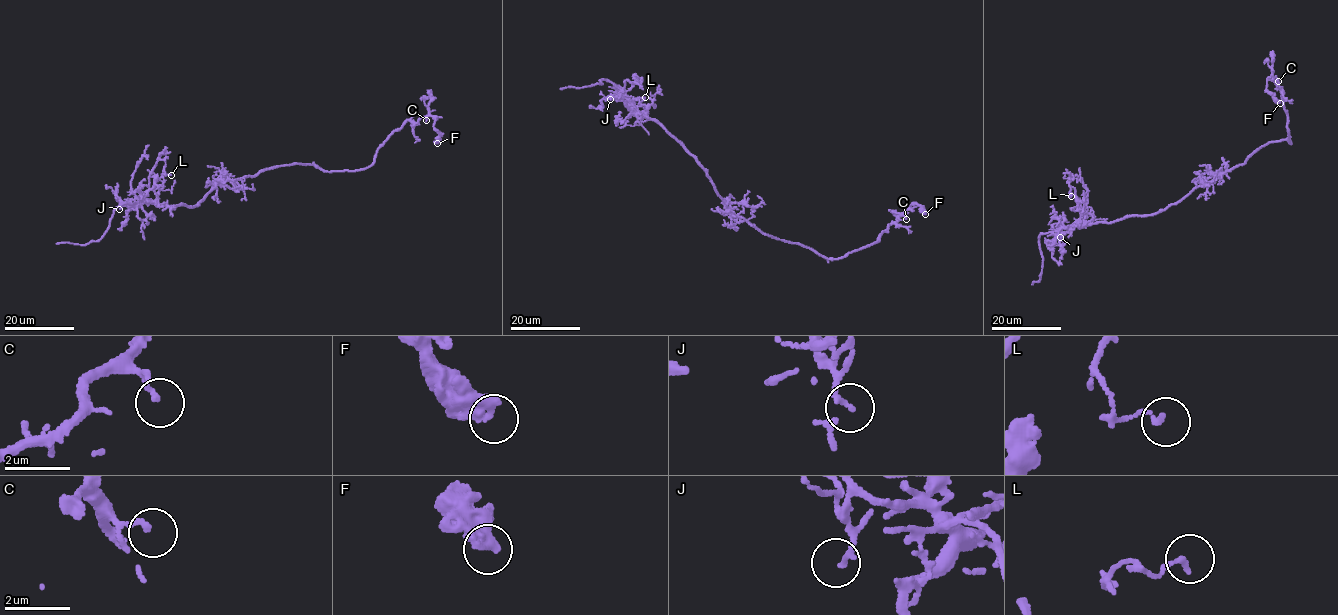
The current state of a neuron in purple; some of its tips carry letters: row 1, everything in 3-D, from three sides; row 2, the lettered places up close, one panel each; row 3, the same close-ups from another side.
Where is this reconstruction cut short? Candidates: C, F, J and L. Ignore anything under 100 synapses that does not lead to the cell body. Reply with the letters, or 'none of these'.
none of these

